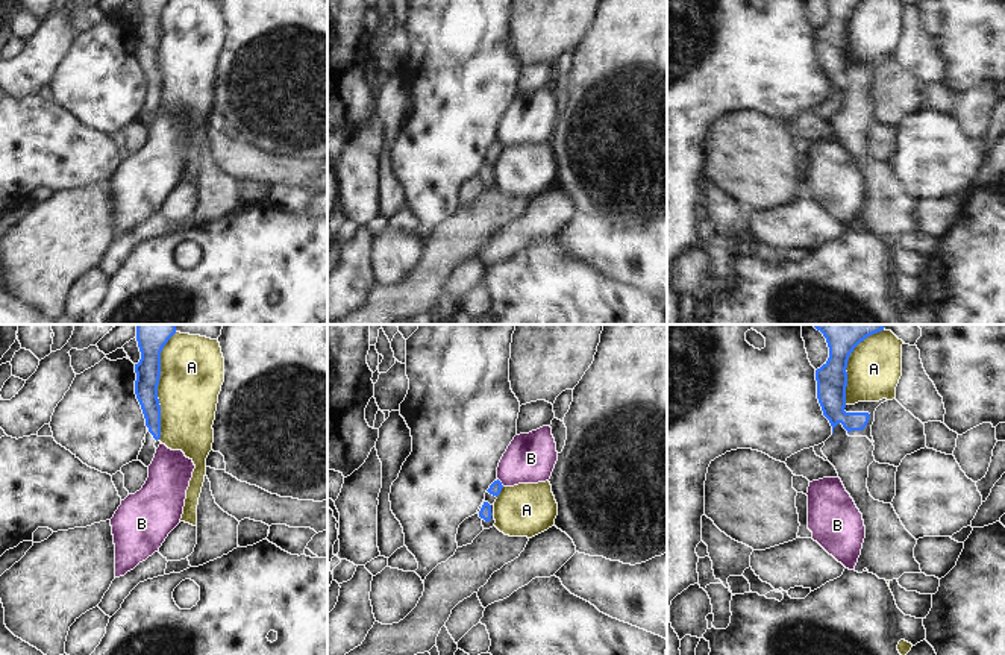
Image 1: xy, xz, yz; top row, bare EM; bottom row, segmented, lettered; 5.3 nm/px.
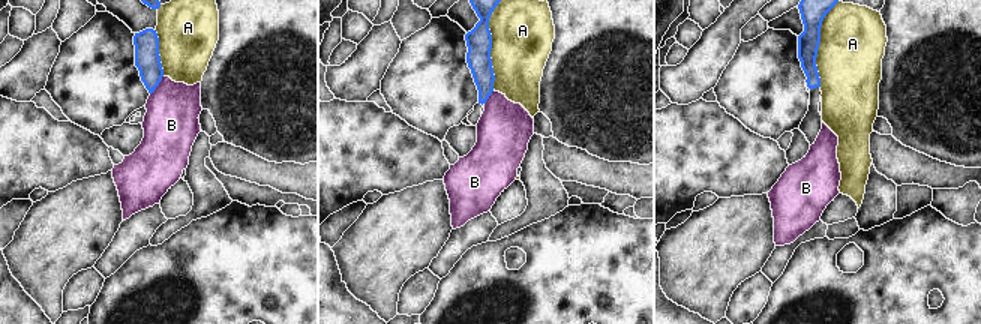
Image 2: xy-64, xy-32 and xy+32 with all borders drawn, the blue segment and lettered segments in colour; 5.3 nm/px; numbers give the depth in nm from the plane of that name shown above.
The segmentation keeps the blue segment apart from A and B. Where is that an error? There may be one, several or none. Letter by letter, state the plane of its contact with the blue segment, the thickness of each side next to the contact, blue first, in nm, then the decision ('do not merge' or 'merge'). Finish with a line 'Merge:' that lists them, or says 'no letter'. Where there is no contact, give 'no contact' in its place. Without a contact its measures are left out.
A: contact in xy; calibres 130 and 340 nm; do not merge
B: contact in xz; calibres 70 and 260 nm; do not merge
Merge: no letter

